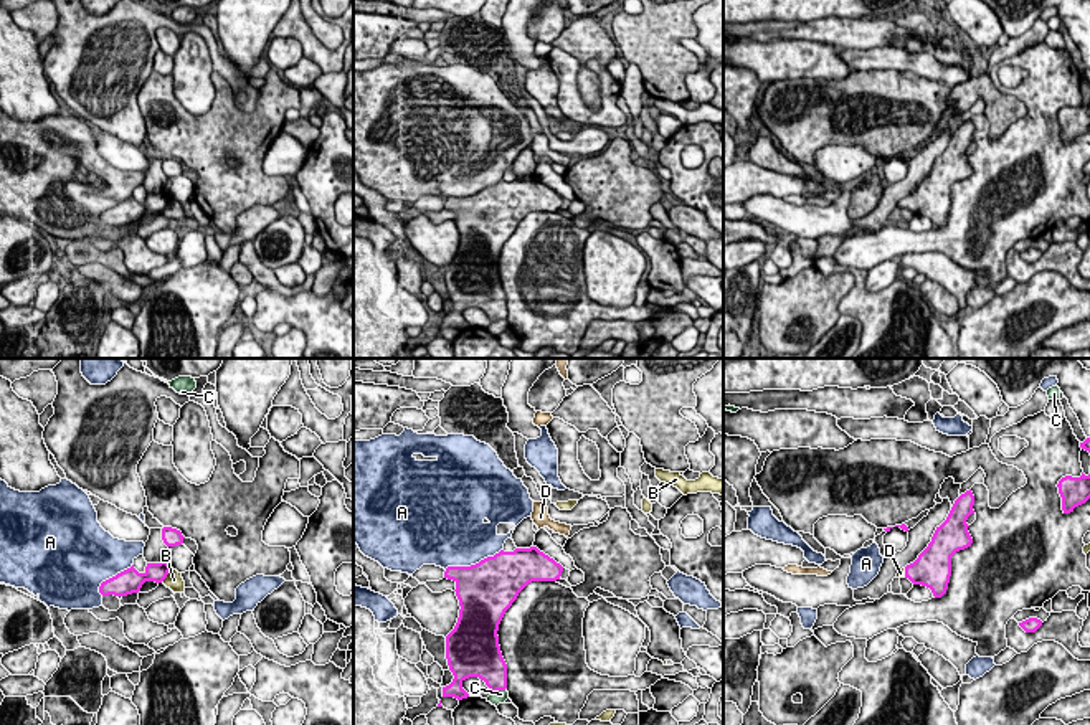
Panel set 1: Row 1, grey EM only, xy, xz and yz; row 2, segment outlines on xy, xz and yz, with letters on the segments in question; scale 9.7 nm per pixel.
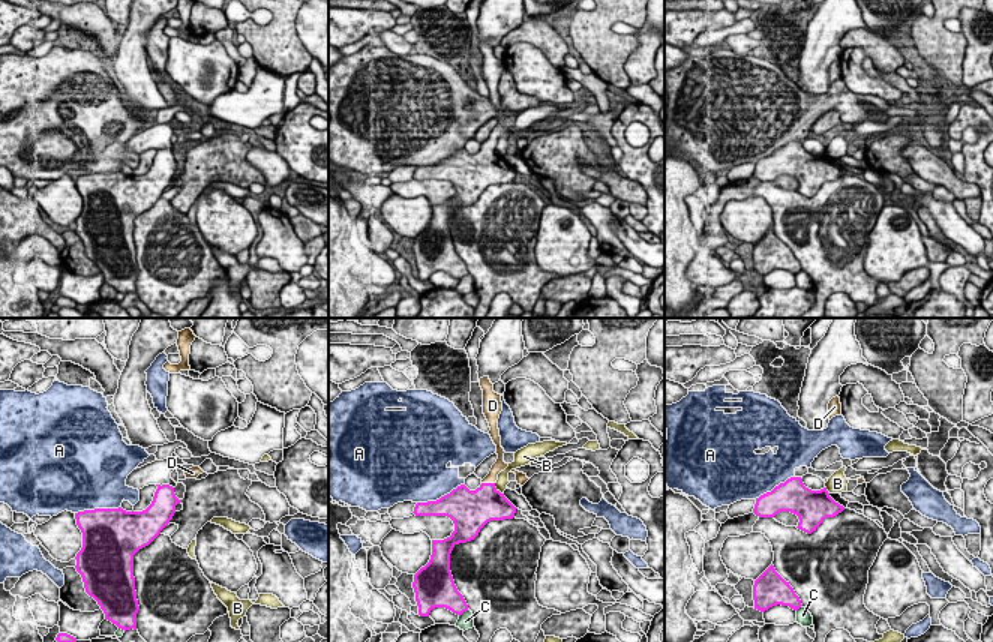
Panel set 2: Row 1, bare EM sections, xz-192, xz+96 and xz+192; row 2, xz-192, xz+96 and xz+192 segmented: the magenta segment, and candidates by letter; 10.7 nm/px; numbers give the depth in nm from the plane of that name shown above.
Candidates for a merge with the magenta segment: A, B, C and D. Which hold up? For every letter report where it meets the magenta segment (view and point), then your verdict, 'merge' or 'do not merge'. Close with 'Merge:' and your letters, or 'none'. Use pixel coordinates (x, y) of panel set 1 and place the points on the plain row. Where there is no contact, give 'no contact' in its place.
A: contact xz (473, 195); do not merge
B: contact xy (167, 203); do not merge
C: contact xz (499, 319); do not merge
D: contact yz (905, 203); merge
Merge: D

